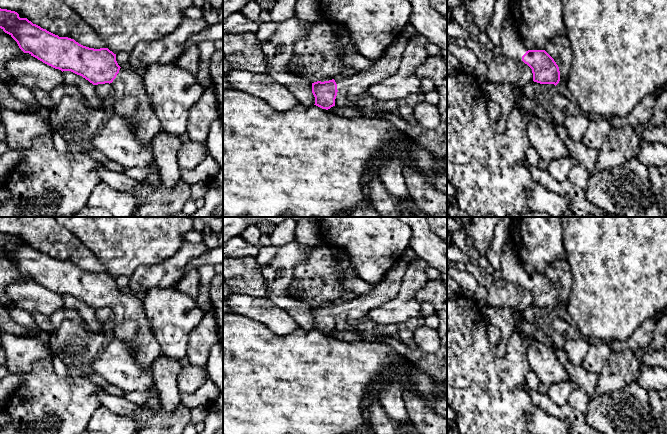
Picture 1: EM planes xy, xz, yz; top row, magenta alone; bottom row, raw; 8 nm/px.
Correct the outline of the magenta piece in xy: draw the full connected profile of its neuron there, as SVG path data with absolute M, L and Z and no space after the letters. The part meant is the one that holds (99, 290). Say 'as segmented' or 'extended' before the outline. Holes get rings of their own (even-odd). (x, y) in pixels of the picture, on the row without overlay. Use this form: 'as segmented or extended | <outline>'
extended | M0 232L0 252L17 266L24 277L29 277L43 287L62 296L71 295L93 309L109 307L113 313L110 328L114 336L129 345L136 364L142 370L152 373L152 365L162 352L152 332L152 325L144 313L143 300L128 290L120 291L116 278L108 272L89 272L74 263L59 261L33 248L27 242L20 242L17 236L7 233Z

